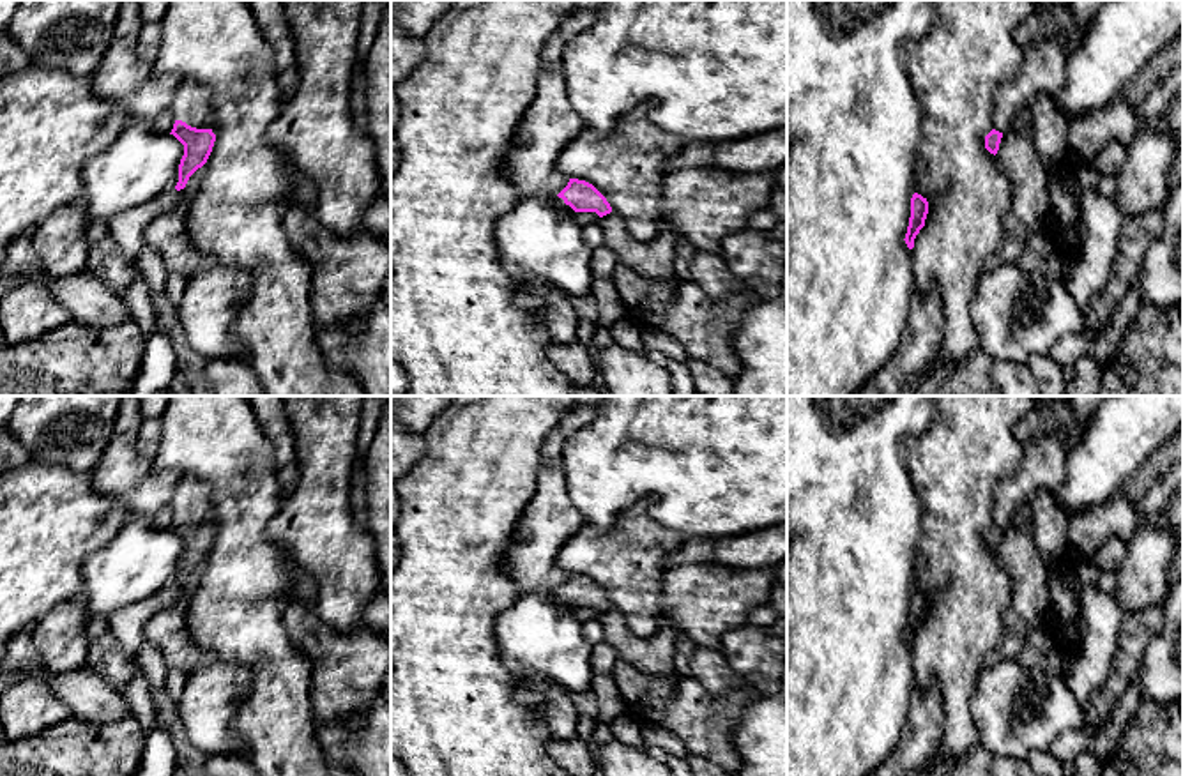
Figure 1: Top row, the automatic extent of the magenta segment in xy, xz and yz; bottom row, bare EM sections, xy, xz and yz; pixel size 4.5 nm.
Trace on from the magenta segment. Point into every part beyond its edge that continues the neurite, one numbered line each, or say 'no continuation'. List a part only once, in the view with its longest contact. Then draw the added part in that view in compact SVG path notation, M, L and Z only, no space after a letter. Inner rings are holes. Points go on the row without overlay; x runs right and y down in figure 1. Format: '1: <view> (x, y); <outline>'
1: xy (191, 499); M180 477L170 506L177 516L196 525L212 525L212 500L209 488L195 477Z

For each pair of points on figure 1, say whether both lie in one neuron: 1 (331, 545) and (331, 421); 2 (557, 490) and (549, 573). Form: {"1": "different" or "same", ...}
{"1": "same", "2": "same"}

